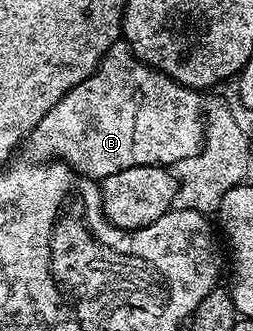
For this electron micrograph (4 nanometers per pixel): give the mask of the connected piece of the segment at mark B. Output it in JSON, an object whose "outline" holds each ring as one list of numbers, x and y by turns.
{"outline":[[118,41,112,44,109,52,103,55,99,61,99,69,95,73,90,74,85,80,81,80,81,84,74,86,70,92,61,100,57,100,57,104,53,104,53,108,49,108,49,112,45,112,45,116,41,116,41,120,32,128,30,134,25,139,25,147,32,159,35,160,58,160,72,166,78,174,86,174,87,177,96,180,102,180,113,176,113,172,121,172,125,168,133,168,134,166,165,166,174,167,176,162,185,160,189,156,193,156,199,150,203,149,203,131,205,129,205,102,202,102,200,91,191,90,187,86,183,86,180,82,175,82,167,74,162,74,159,70,154,70,152,66,147,66,137,57,129,48,129,44,125,41]]}

